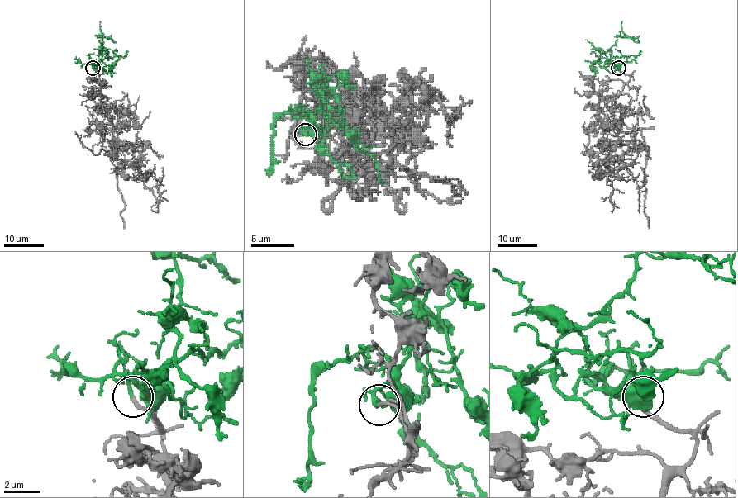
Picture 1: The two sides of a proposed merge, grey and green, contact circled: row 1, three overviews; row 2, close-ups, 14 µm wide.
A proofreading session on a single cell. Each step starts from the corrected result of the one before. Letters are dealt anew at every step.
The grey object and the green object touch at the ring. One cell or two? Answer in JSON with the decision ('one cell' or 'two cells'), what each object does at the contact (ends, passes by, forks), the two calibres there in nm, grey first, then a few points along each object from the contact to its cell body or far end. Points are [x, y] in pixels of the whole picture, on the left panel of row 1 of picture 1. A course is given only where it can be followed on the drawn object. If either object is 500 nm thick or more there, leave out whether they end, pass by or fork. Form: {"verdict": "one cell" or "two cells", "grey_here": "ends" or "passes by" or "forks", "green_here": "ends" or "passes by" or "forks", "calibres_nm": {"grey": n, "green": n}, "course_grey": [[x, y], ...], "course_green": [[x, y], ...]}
{"verdict": "one cell", "grey_here": "ends", "green_here": "ends", "calibres_nm": {"grey": 200, "green": 200}, "course_grey": [[92, 67], [115, 146], [155, 175], [157, 212]], "course_green": [[92, 67], [98, 62], [101, 67], [101, 35], [116, 43]]}

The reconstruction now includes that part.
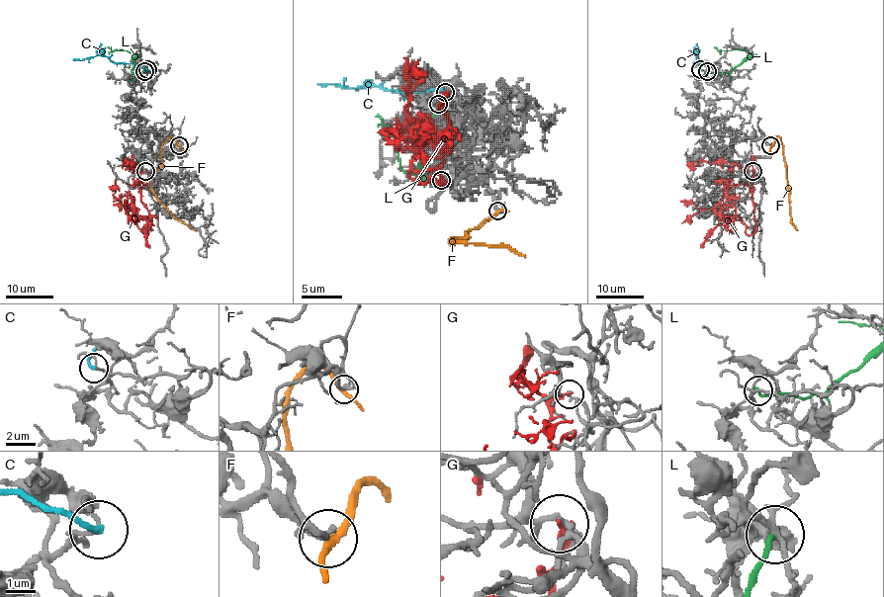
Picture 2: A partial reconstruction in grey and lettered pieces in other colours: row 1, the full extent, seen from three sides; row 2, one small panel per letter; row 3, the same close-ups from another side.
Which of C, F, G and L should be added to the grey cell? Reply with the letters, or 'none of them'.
none of them

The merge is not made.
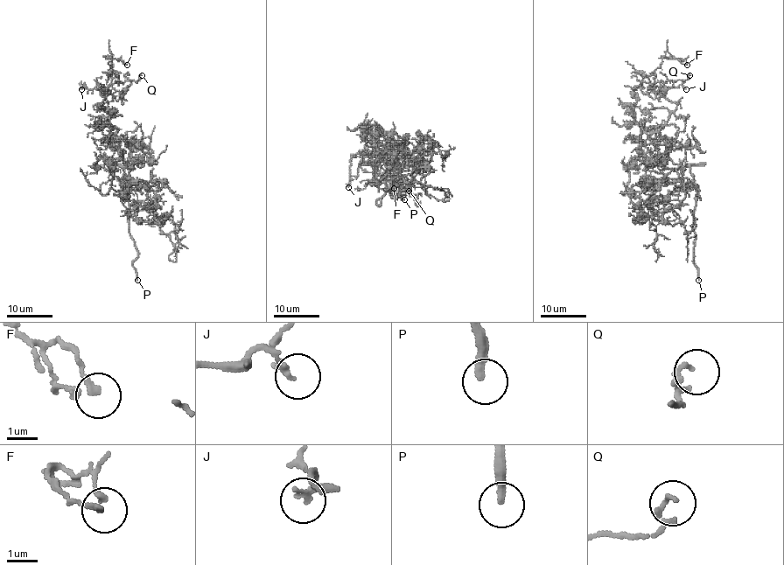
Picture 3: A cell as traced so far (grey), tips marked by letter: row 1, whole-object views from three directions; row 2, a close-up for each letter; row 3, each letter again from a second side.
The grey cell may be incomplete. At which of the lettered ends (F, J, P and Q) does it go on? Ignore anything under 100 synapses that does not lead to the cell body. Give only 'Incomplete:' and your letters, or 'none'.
Incomplete: P

